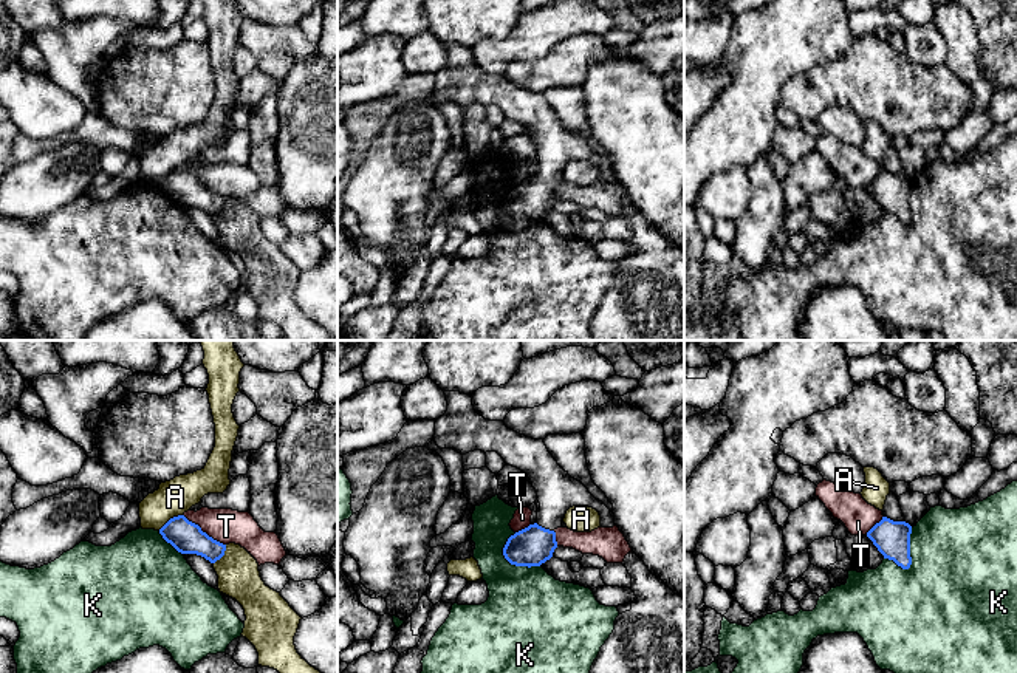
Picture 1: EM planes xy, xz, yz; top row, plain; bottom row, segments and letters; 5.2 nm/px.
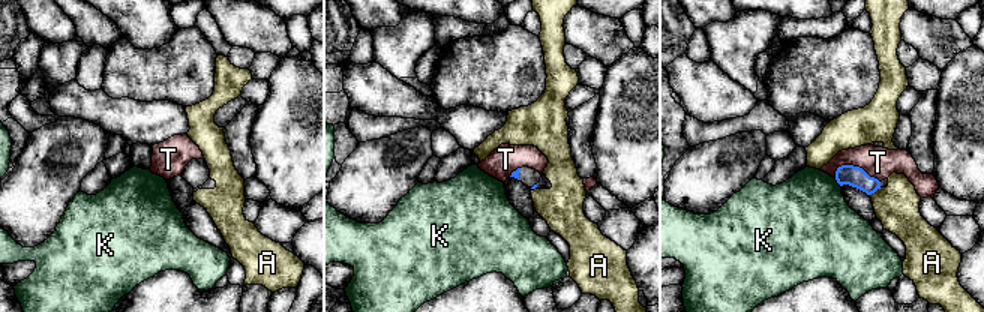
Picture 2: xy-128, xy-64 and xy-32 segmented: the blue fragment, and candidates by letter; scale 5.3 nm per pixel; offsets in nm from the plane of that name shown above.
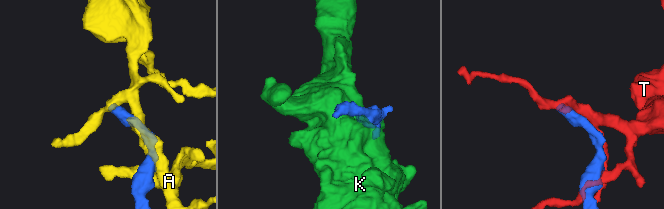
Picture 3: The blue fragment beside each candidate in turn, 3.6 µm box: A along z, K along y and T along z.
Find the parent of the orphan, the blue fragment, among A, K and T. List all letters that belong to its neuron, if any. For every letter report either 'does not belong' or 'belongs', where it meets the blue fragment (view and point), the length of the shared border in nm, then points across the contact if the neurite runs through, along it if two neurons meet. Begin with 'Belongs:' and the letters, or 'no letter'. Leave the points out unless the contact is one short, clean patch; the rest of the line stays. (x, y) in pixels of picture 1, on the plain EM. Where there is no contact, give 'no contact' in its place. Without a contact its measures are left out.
Belongs: no letter
A: does not belong | xy (171, 172) | 150 nm
K: does not belong | yz (909, 204) | 220 nm
T: does not belong | xy (205, 186) | 280 nm

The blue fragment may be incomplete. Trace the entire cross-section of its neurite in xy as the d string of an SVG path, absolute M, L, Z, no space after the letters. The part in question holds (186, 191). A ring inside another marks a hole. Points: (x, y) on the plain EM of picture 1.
M184 169L170 172L161 183L163 192L181 207L197 207L215 217L224 209L226 198L214 193Z

